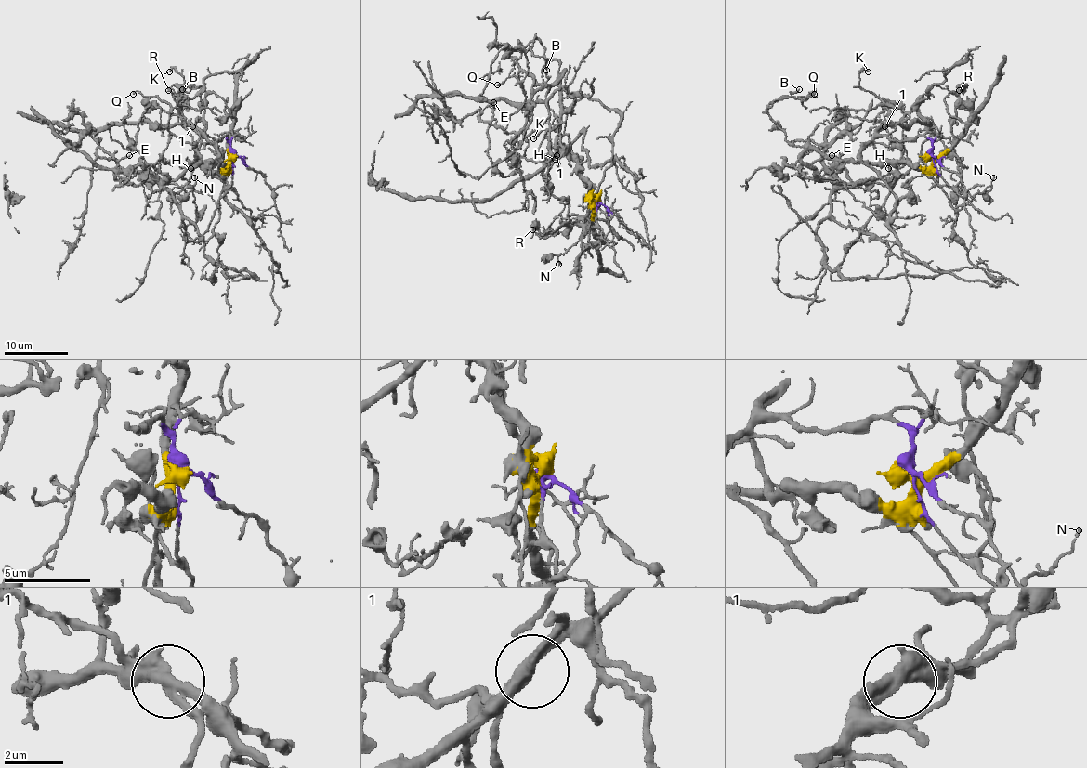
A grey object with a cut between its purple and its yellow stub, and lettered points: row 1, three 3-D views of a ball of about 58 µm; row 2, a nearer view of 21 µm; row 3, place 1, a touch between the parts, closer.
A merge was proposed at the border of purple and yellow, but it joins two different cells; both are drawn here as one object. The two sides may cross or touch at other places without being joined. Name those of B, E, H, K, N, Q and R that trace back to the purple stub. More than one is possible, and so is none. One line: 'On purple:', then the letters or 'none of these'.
On purple: K

